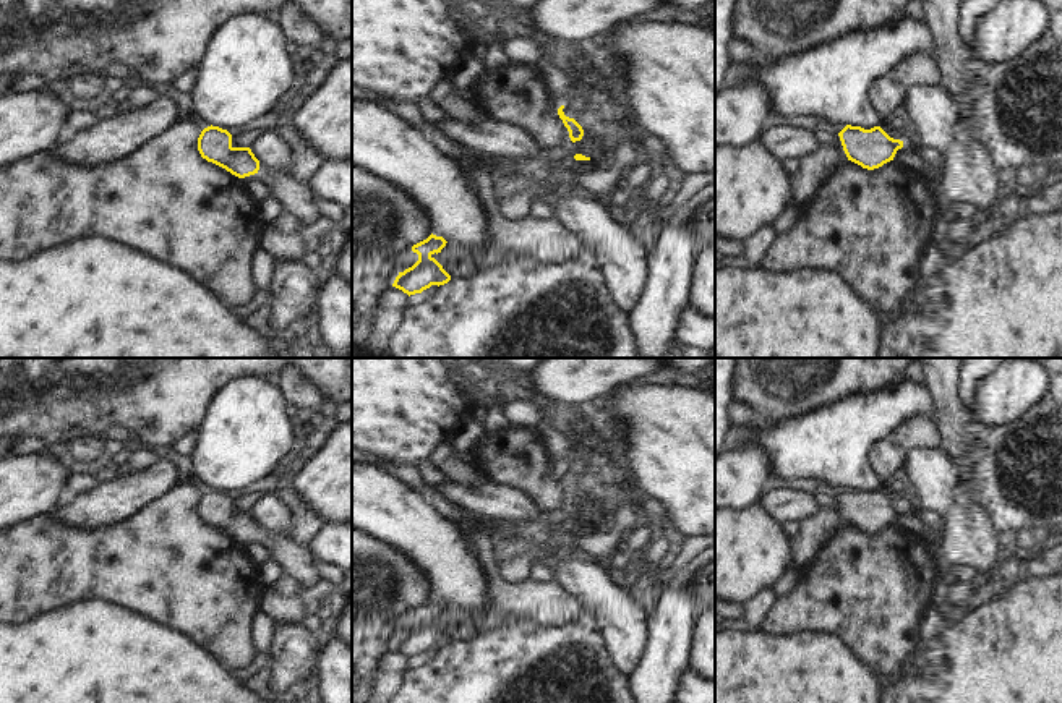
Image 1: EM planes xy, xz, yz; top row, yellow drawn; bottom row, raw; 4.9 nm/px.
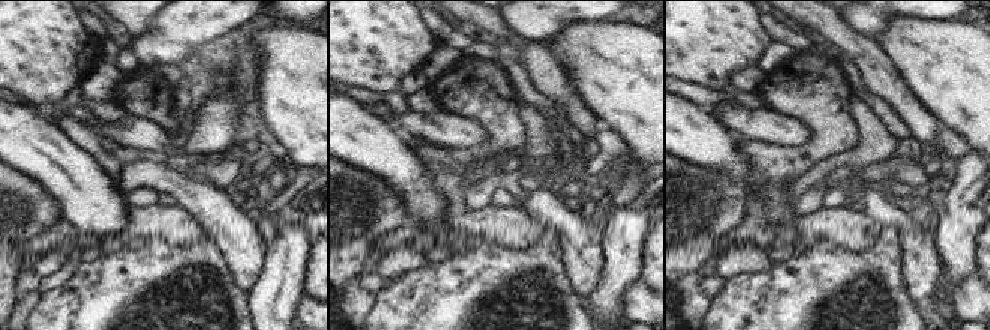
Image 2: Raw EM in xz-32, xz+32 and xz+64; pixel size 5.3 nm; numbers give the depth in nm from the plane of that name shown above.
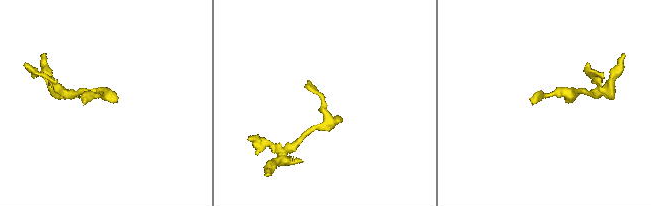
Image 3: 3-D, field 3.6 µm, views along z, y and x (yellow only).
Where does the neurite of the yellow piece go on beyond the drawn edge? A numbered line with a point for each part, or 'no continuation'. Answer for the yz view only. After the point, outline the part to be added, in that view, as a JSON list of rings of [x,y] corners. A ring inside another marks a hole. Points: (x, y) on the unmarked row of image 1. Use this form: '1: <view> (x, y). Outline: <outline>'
no continuation

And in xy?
1: xy (294, 558). Outline: [[[259,530],[258,538],[271,551],[272,569],[295,577],[298,586],[310,586],[321,578],[313,565],[315,556],[308,544],[297,543],[287,535],[269,530]]]

